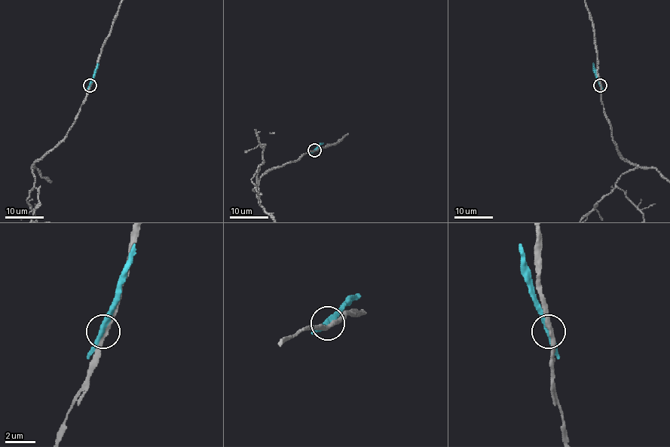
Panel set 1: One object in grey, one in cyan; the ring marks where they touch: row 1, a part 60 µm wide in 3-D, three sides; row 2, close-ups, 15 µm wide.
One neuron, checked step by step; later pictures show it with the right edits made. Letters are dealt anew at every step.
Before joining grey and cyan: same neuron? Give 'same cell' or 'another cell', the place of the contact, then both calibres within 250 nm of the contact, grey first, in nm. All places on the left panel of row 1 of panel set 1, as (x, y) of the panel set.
another cell | (90, 85) | 280/300 nm

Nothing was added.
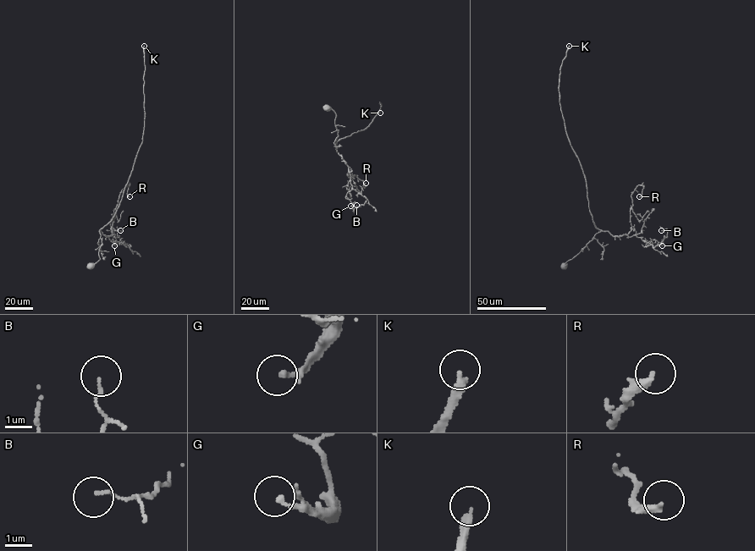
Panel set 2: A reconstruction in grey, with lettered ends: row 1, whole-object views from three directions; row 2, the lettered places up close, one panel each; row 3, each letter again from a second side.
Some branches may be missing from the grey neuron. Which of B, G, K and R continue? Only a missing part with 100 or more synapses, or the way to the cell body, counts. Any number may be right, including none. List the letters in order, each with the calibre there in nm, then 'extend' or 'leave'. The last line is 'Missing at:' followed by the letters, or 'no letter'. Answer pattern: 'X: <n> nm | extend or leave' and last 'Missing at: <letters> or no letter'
B: 100 nm | leave
G: 190 nm | leave
K: 280 nm | extend
R: 280 nm | leave
Missing at: K

